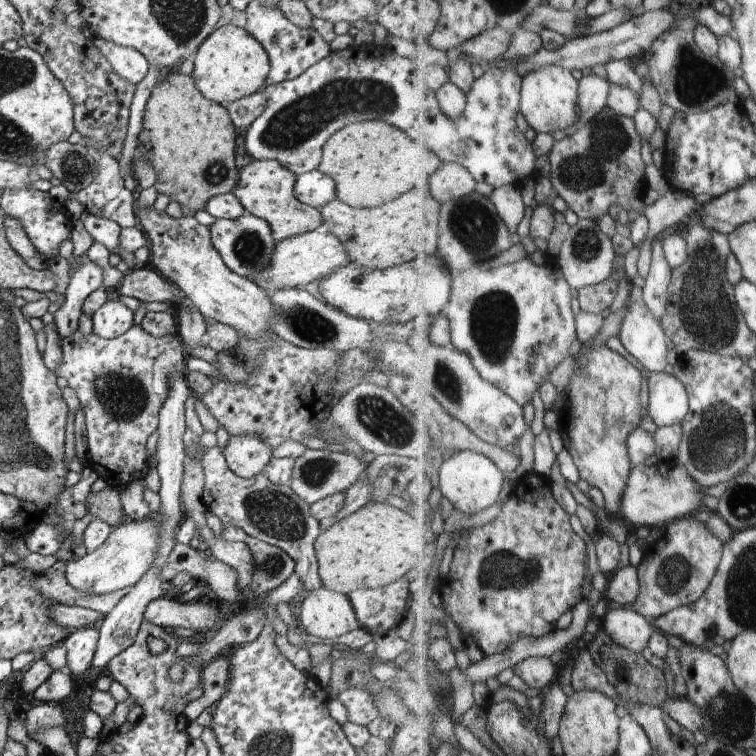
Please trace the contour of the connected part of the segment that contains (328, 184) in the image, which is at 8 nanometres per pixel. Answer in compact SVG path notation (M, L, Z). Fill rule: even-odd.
M316 169L296 178L294 196L302 204L320 210L325 204L337 198L336 184L330 176L326 176L326 174Z

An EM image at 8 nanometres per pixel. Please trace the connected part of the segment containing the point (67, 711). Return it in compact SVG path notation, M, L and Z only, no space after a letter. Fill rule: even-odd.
M90 666L88 672L84 672L82 677L74 679L72 692L69 699L62 701L62 718L64 728L70 737L70 741L74 748L77 748L78 742L83 734L83 718L86 710L89 710L91 694L96 690L96 682L100 677L101 670L92 670L94 666Z

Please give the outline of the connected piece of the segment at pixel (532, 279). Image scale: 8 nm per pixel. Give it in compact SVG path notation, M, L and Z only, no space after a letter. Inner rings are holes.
M544 255L544 264L538 264L530 258L525 257L519 261L498 267L494 270L488 270L488 268L482 268L480 263L476 264L474 268L466 270L463 273L456 273L453 295L451 303L446 308L446 315L452 320L453 326L453 342L455 347L464 354L468 354L474 362L474 366L480 370L482 376L486 377L486 380L497 384L500 388L504 388L512 398L515 398L520 404L526 406L534 400L534 394L536 390L539 390L544 382L550 379L550 376L554 374L554 370L566 360L568 357L572 357L572 346L576 344L576 340L579 339L578 332L578 319L574 314L574 287L570 284L568 277L562 267L560 266L559 256Z

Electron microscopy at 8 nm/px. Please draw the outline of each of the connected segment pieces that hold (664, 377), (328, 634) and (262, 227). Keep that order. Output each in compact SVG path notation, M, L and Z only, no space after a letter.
M650 371L649 414L660 427L684 423L692 411L688 386L676 374Z
M324 587L305 594L300 620L307 634L324 640L338 638L360 627L348 596Z
M246 211L234 219L215 218L214 222L208 226L208 232L210 232L212 244L222 257L224 264L232 272L247 279L254 278L256 274L260 274L262 270L268 268L270 256L277 245L277 241L272 238L270 225L265 220L252 216Z

